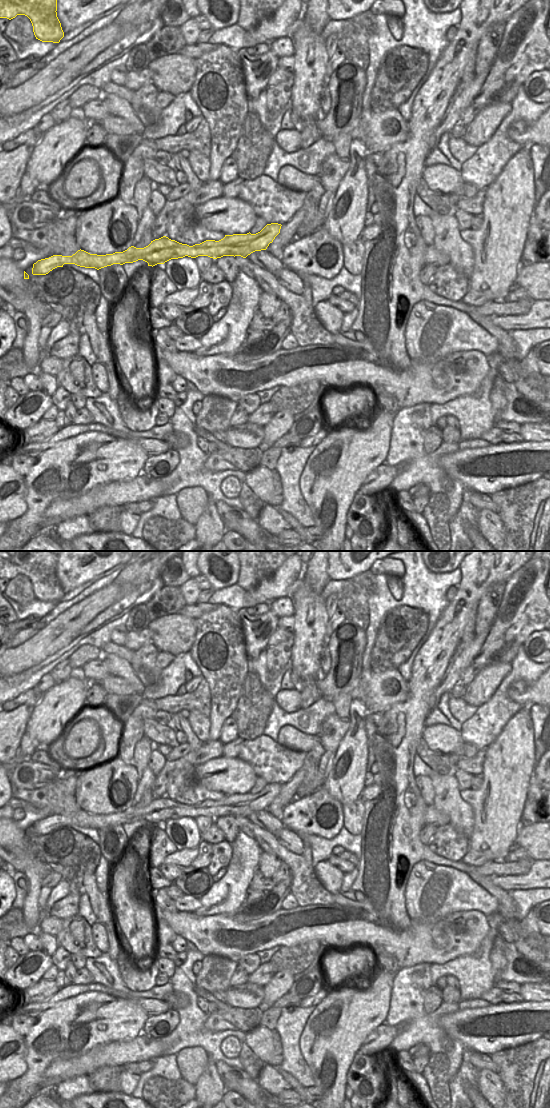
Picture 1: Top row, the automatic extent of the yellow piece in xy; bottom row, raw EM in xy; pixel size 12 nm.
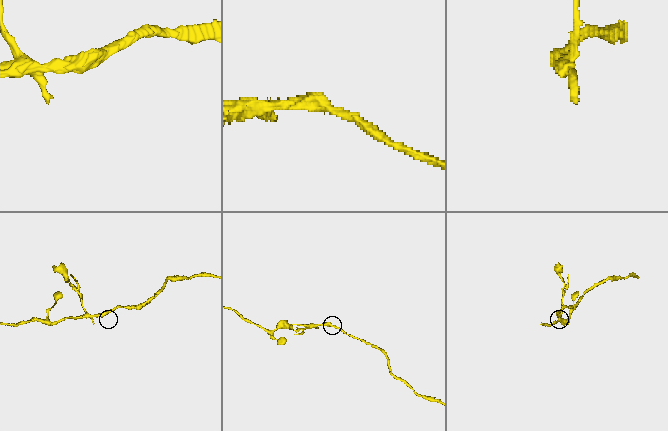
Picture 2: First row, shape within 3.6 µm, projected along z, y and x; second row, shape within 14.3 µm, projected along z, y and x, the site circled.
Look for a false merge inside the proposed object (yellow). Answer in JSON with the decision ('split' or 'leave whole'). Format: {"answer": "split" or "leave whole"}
{"answer": "split"}

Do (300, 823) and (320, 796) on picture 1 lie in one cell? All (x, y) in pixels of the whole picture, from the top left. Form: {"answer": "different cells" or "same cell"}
{"answer": "same cell"}

